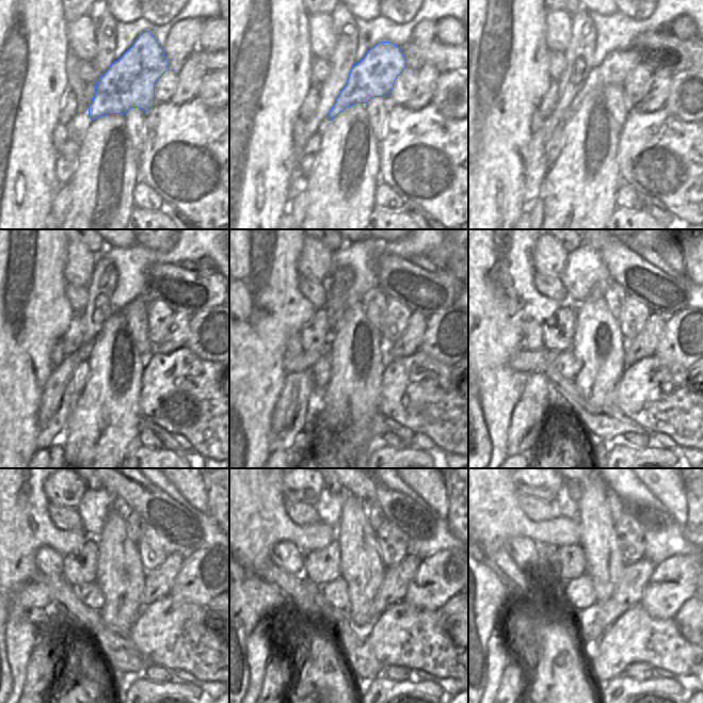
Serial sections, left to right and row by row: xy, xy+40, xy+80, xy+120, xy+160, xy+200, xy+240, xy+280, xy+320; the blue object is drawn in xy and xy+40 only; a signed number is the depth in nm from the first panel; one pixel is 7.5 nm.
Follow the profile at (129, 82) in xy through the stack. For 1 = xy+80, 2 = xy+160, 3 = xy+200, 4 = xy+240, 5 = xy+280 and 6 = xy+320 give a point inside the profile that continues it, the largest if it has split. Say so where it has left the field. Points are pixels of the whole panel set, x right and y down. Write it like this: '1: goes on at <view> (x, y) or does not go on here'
1: goes on at xy+80 (616, 67)
2: goes on at xy+160 (305, 361)
3: goes on at xy+200 (524, 361)
4: goes on at xy+240 (35, 597)
5: goes on at xy+280 (251, 598)
6: goes on at xy+320 (490, 594)

